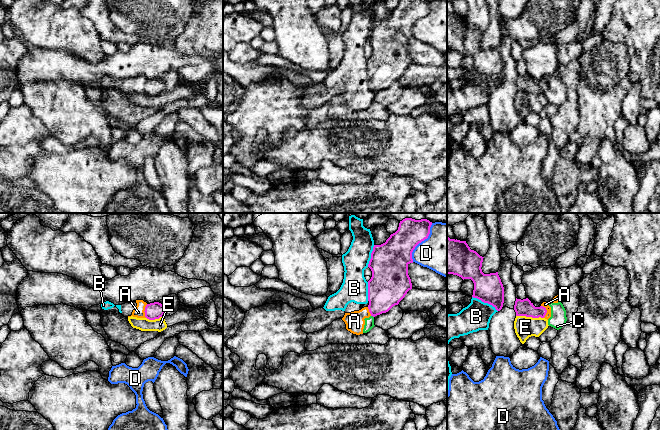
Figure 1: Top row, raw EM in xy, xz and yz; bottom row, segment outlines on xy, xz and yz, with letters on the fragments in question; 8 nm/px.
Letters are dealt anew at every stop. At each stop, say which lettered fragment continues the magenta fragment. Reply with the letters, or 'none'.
none

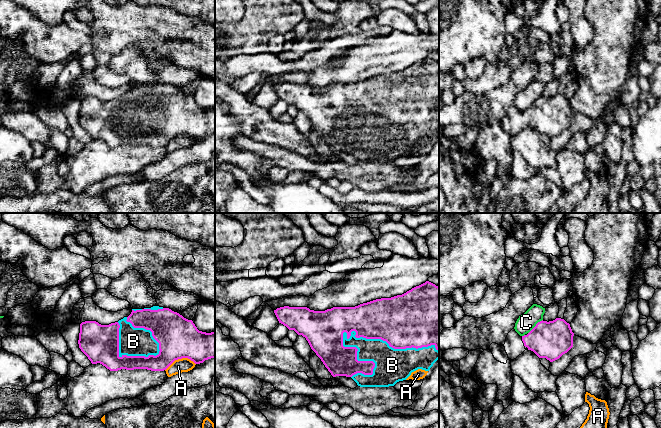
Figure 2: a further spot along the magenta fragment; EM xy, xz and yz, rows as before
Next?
B

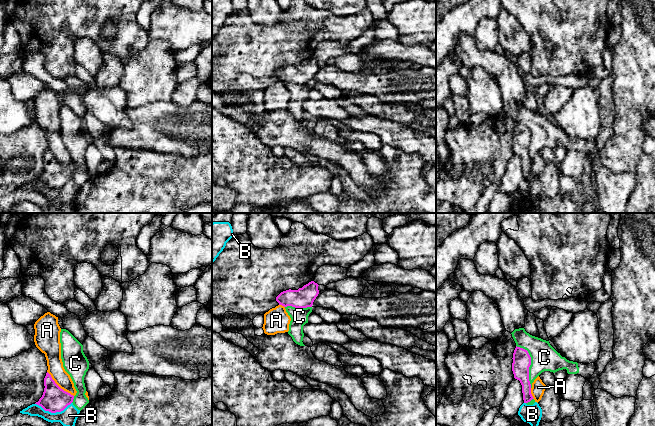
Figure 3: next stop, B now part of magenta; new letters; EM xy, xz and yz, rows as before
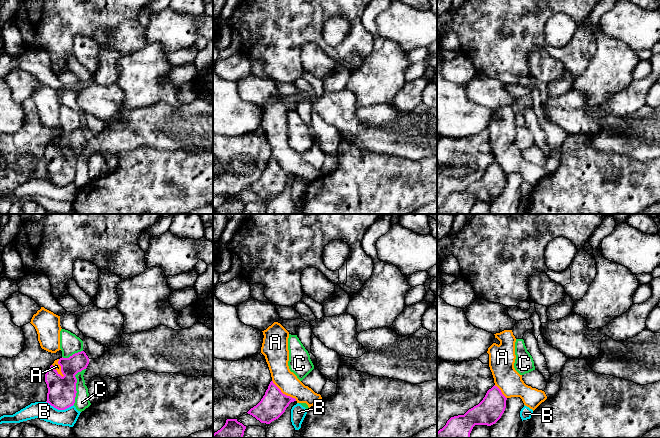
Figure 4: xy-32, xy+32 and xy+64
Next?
none

